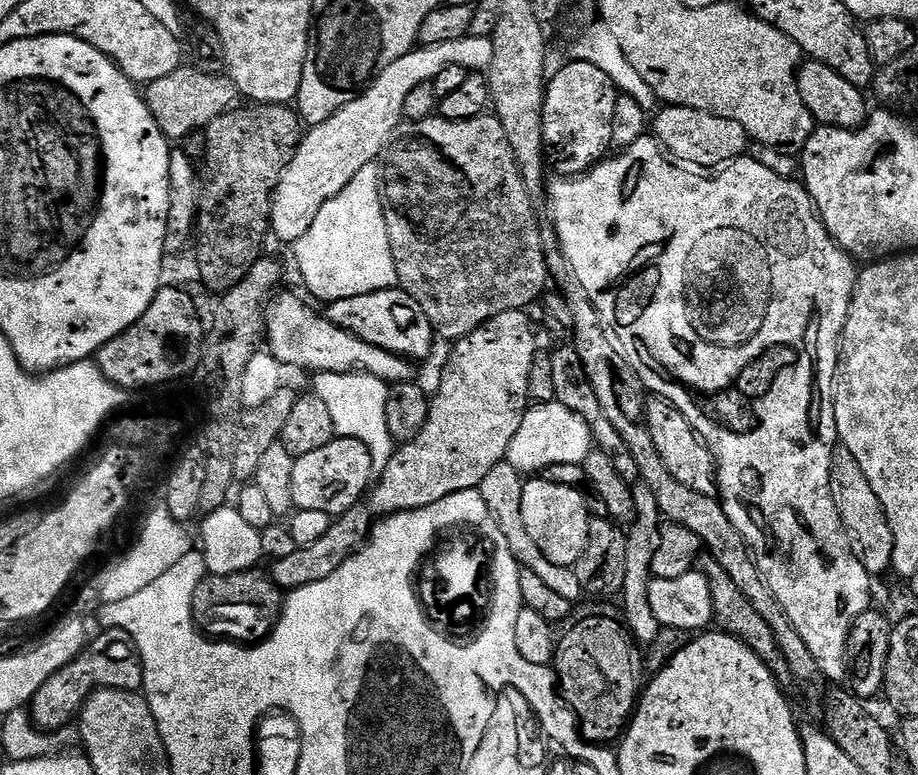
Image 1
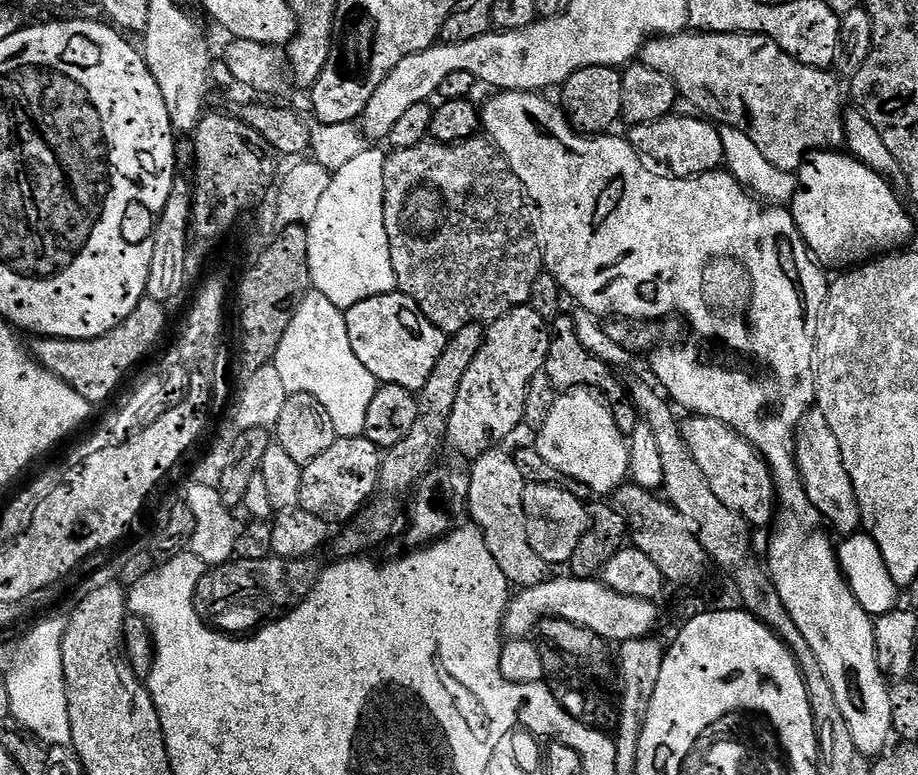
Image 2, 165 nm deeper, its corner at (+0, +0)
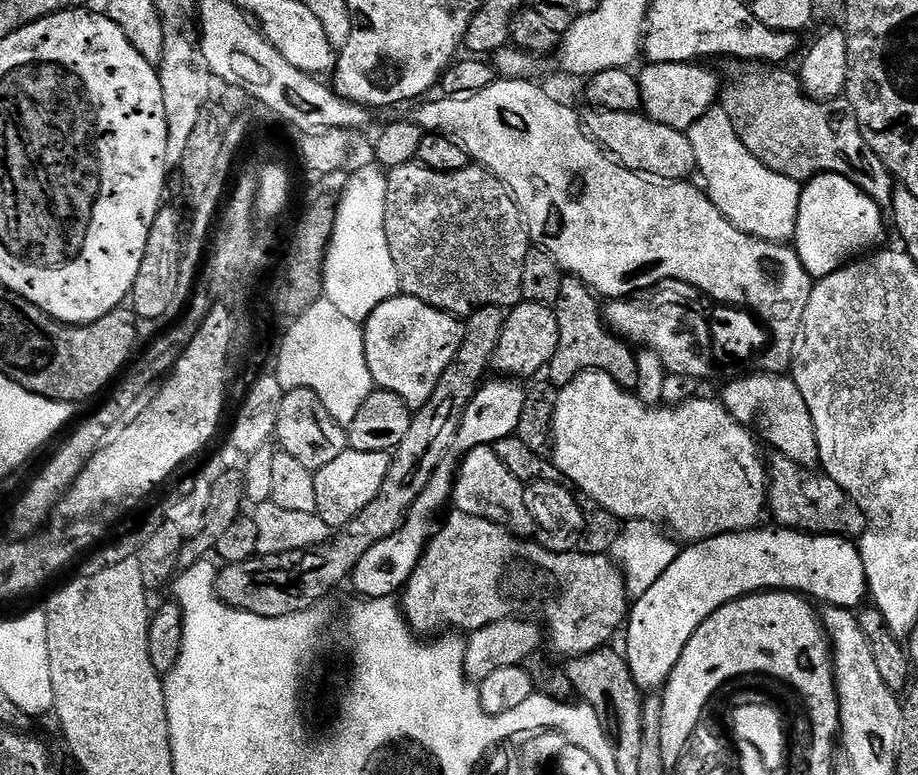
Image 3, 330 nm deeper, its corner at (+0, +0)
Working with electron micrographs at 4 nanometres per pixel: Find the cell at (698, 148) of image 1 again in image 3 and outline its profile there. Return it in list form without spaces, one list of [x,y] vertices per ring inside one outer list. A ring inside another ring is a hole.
[[[592,108],[583,113],[582,123],[589,136],[611,154],[622,167],[660,182],[684,182],[697,171],[694,148],[687,132],[655,124],[643,111],[619,112]]]

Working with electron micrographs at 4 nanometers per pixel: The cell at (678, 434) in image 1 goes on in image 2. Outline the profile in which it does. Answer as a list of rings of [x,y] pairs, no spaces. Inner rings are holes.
[[[689,415],[680,425],[680,433],[684,439],[684,444],[688,447],[688,452],[694,454],[694,462],[702,469],[702,474],[706,474],[706,482],[710,482],[710,490],[718,494],[718,502],[734,514],[738,514],[741,520],[748,521],[753,529],[767,529],[771,525],[778,507],[776,499],[776,484],[772,480],[772,471],[768,468],[768,463],[760,457],[756,447],[750,443],[745,436],[739,436],[734,429],[726,426],[726,422],[718,422],[718,418],[706,418],[705,416]]]

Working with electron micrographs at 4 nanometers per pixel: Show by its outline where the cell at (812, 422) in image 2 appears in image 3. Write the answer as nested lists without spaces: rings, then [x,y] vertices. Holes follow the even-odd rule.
[[[759,374],[732,380],[724,388],[722,403],[728,413],[745,426],[751,420],[760,419],[759,435],[776,447],[779,455],[798,462],[804,468],[815,469],[820,463],[818,438],[814,434],[814,418],[810,418],[810,406],[802,398],[802,390],[788,374]]]

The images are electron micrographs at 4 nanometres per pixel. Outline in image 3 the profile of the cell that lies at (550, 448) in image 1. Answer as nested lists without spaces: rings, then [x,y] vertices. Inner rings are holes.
[[[583,372],[581,376],[575,376],[569,384],[563,385],[559,389],[560,397],[558,406],[554,414],[554,426],[552,427],[552,447],[550,449],[550,459],[560,471],[561,477],[573,489],[585,492],[592,499],[593,505],[605,508],[610,514],[620,517],[621,521],[629,520],[651,520],[666,526],[677,541],[695,542],[697,540],[709,540],[722,534],[731,532],[747,532],[750,528],[755,528],[761,523],[760,520],[766,516],[768,502],[768,485],[770,483],[770,472],[766,467],[766,456],[760,453],[761,441],[748,433],[749,429],[745,425],[738,423],[723,403],[712,400],[684,400],[681,404],[676,404],[673,408],[665,406],[649,406],[644,404],[635,391],[618,386],[614,378],[605,372]]]

